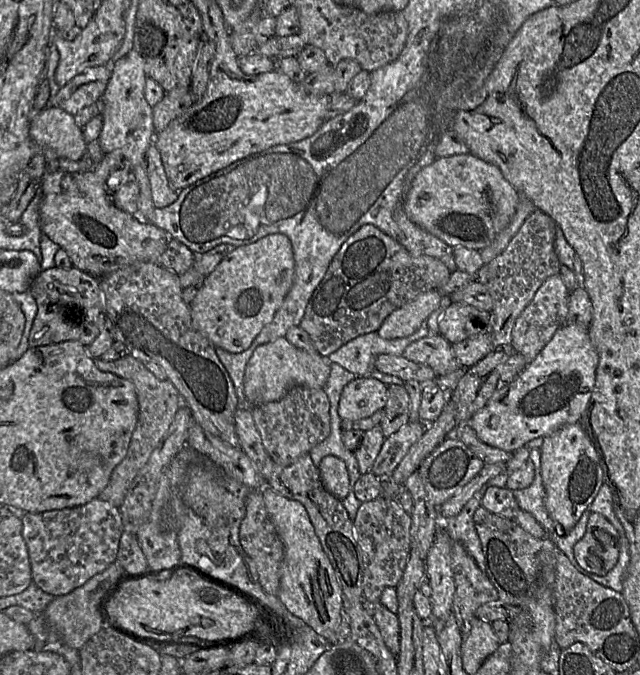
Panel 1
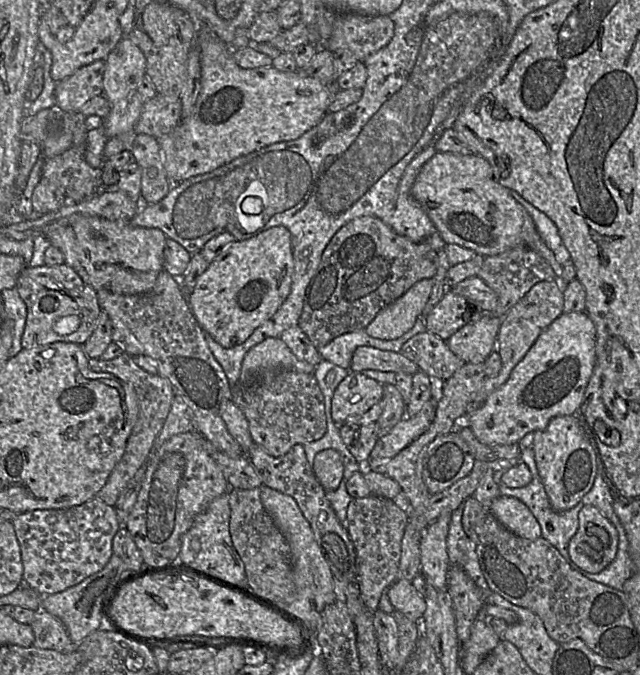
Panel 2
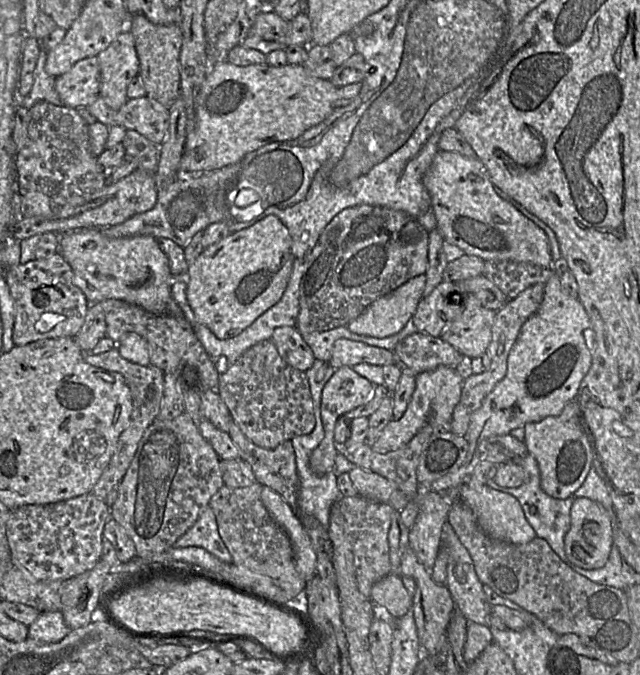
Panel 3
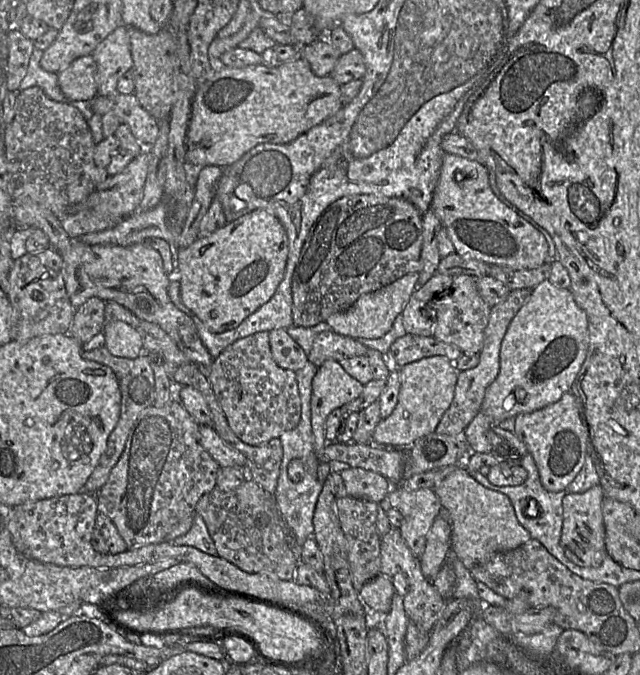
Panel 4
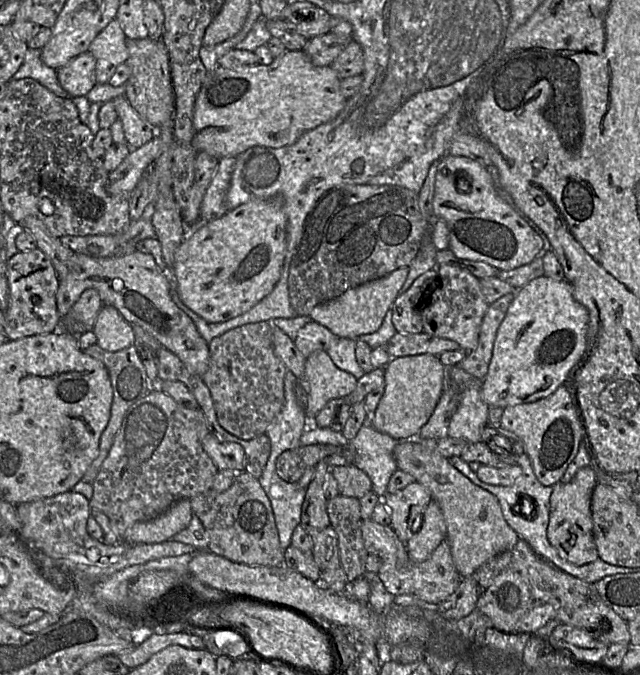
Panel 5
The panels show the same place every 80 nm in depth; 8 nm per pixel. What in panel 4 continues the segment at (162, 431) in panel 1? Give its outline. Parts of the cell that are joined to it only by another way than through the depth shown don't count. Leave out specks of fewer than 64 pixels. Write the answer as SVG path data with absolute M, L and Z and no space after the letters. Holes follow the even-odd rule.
M101 347L91 351L83 351L83 358L110 367L117 377L121 392L121 412L119 421L108 438L106 450L83 487L83 491L95 493L96 497L96 493L105 485L112 469L122 456L126 443L138 418L146 409L155 405L155 378L150 361L147 355L143 354L143 351L141 351L138 357L130 359L115 356L111 354L107 348Z

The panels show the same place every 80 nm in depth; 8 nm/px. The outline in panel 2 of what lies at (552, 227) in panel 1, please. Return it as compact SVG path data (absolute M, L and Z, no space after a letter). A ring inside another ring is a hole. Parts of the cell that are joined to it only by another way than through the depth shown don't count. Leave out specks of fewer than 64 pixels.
M517 246L495 256L485 256L477 276L496 293L498 307L493 313L501 319L535 284L556 279L550 264L526 246Z

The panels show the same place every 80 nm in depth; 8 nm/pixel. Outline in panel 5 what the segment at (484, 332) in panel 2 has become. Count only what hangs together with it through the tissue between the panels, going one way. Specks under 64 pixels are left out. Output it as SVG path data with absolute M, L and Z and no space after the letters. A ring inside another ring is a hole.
M437 265L442 286L432 294L429 307L424 311L423 332L435 337L452 340L465 352L478 345L479 333L489 304L480 289L480 280L467 270L451 265Z

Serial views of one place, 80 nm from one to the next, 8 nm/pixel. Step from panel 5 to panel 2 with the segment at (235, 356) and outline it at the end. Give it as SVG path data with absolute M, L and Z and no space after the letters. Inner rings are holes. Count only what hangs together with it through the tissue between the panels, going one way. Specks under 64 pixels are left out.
M279 370L259 374L256 382L240 383L231 386L231 400L246 416L254 443L275 457L285 455L293 446L321 439L327 431L324 397L317 380L312 374L294 370Z

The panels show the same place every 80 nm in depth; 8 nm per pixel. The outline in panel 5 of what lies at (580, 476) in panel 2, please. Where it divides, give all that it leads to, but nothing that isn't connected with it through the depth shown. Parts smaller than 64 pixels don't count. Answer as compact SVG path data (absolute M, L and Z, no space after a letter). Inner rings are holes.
M565 384L545 398L503 408L499 424L522 439L525 454L531 460L534 473L545 486L553 487L561 482L583 440L582 419L574 395Z

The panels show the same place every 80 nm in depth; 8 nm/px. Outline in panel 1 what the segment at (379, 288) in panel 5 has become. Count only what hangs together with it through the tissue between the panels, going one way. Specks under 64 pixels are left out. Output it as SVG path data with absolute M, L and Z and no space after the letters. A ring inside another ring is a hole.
M436 290L420 294L414 300L393 311L379 328L378 335L384 339L410 336L440 306L441 301L442 296Z

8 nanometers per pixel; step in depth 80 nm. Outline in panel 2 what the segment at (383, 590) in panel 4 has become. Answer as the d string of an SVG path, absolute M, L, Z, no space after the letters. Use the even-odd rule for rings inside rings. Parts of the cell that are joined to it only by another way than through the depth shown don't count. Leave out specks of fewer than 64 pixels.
M397 579L387 588L386 594L396 612L411 620L421 621L426 610L426 601L424 595L410 581Z

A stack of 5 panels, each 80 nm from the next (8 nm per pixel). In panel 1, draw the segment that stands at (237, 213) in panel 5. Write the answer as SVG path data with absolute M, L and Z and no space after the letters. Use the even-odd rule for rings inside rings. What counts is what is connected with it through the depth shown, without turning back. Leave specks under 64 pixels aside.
M270 234L252 244L236 247L223 258L198 289L190 304L193 323L215 347L230 353L244 352L282 306L292 288L294 275L293 248L290 239L284 234Z

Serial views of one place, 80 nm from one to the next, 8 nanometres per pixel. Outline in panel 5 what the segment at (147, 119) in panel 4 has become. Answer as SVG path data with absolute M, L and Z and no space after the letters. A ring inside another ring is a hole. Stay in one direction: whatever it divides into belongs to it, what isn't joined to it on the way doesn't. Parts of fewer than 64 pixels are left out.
M124 95L114 98L112 102L122 123L126 142L131 149L141 147L156 135L158 130L140 117Z

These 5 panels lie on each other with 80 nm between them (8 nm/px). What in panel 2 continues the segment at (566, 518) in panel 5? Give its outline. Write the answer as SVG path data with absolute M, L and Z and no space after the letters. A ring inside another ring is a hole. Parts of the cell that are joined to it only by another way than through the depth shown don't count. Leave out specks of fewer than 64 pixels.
M584 505L578 513L578 529L569 541L569 555L583 570L599 573L614 559L619 536L612 522L592 505Z

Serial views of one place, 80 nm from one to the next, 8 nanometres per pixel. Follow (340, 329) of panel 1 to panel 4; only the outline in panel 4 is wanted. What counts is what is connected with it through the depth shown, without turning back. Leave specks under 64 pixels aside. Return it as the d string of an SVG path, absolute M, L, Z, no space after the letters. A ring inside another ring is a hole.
M359 194L345 196L331 203L311 225L292 276L293 324L306 328L318 326L325 323L331 315L348 310L362 295L377 291L409 273L419 273L422 270L422 245L422 214L411 202L405 199L374 194Z

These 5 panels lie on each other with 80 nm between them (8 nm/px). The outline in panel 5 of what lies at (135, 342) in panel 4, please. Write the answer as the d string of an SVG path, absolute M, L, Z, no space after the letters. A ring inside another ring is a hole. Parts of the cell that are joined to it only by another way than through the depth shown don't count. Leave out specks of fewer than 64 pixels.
M104 304L98 313L92 332L97 337L97 345L109 352L117 352L134 346L134 333L132 326L123 319L114 306Z

